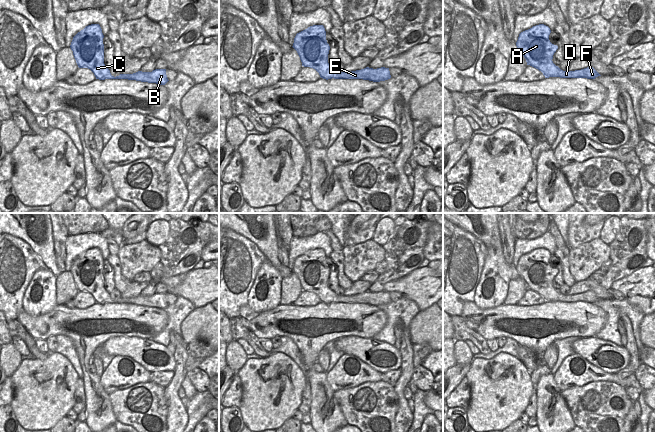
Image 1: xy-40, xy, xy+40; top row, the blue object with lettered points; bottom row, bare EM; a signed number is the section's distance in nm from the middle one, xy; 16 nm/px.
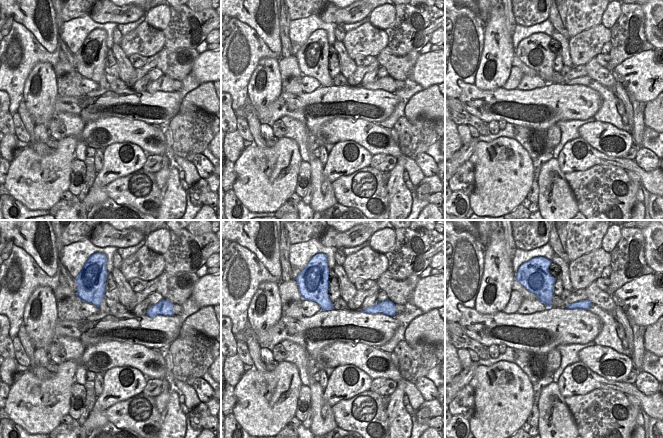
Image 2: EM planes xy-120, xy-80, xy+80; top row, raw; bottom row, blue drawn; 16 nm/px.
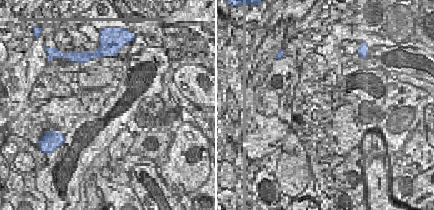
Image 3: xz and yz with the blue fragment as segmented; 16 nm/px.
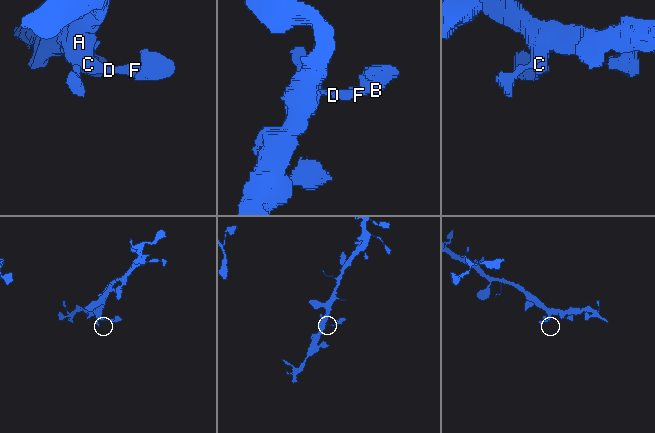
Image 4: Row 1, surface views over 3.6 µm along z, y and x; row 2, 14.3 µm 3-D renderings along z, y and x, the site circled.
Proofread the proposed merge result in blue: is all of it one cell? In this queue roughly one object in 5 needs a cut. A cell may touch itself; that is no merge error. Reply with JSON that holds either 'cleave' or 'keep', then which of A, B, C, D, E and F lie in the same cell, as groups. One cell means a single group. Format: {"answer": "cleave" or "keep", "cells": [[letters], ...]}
{"answer": "keep", "cells": [["A", "B", "C", "D", "E", "F"]]}

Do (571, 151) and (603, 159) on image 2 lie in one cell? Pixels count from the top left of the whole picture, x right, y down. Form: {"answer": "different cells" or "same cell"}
{"answer": "same cell"}

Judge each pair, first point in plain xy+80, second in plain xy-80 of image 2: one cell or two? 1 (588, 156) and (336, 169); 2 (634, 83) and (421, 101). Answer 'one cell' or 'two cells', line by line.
1: one cell
2: two cells

